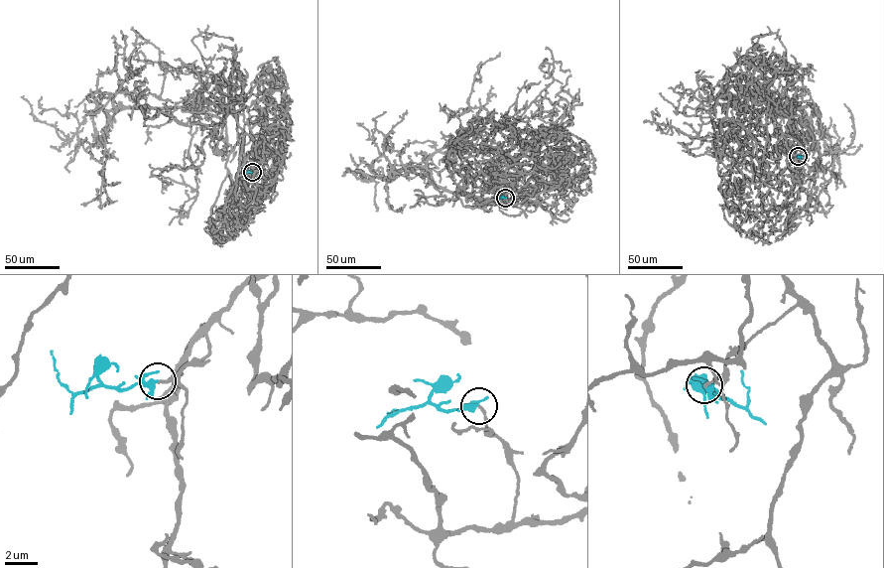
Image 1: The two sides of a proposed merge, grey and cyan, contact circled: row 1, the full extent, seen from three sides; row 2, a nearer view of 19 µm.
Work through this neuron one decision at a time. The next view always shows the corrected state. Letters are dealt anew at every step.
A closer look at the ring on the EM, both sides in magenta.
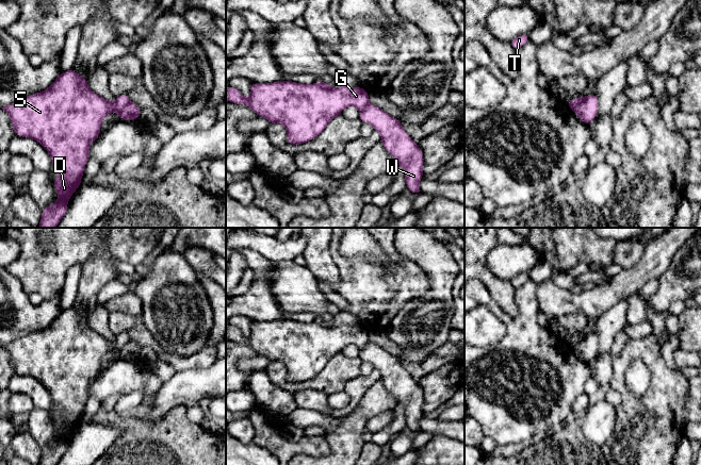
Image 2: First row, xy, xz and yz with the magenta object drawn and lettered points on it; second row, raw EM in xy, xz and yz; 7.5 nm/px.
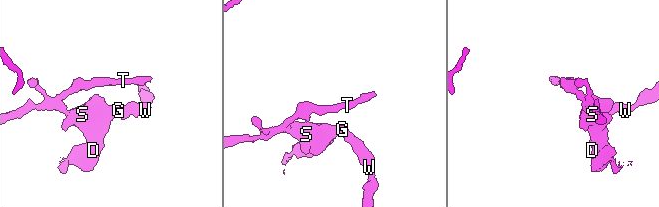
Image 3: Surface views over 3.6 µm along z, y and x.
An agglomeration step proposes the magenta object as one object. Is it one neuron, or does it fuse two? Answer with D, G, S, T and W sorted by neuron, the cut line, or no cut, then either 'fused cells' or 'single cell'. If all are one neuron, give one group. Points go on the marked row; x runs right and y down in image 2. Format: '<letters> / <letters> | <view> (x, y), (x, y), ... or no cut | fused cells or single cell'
D G S T / W | yz (588, 96), (573, 111) | fused cells

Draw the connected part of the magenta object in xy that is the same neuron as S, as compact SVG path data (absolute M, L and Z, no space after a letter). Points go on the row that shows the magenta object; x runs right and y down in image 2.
M74 69L62 72L45 90L1 107L12 122L15 135L31 137L39 143L50 154L58 179L53 182L59 199L42 210L38 228L55 228L67 212L69 198L81 185L85 165L89 159L89 146L101 133L101 122L111 113L120 115L130 102L127 94L116 97L115 101L105 100L93 93L87 79Z

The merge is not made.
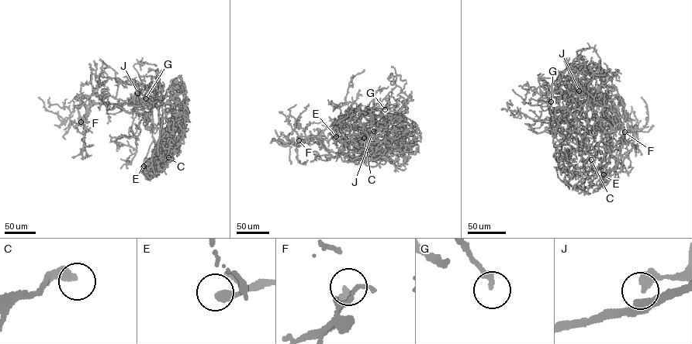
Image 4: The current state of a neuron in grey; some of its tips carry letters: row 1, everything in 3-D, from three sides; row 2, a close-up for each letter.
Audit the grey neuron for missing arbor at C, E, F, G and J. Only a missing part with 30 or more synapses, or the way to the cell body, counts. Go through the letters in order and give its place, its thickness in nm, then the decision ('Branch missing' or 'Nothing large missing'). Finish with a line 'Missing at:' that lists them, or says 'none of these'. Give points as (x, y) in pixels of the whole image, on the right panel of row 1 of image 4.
C: Place: (591, 159). Thickness 300 nm. Nothing large missing
E: Place: (603, 174). Thickness 240 nm. Nothing large missing
F: Place: (624, 132). Thickness 340 nm. Nothing large missing
G: Place: (551, 101). Thickness 260 nm. Nothing large missing
J: Place: (579, 91). Thickness 300 nm. Nothing large missing
Missing at: none of these

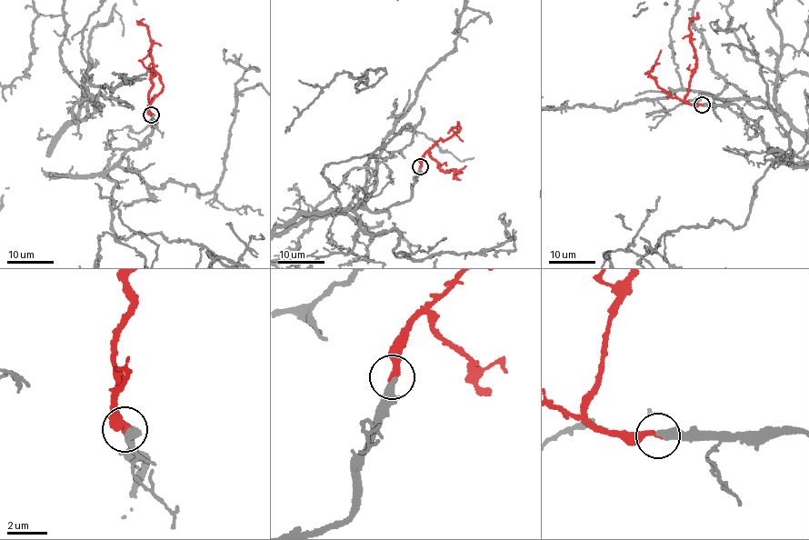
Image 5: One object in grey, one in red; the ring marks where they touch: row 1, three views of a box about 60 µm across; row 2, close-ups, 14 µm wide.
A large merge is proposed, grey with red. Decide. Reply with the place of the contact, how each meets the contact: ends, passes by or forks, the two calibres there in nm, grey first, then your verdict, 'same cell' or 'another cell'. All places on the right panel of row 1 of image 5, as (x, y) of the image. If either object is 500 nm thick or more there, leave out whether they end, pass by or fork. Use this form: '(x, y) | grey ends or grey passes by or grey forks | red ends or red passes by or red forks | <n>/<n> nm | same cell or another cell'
(702, 104) | grey ends | red ends | 440/280 nm | same cell

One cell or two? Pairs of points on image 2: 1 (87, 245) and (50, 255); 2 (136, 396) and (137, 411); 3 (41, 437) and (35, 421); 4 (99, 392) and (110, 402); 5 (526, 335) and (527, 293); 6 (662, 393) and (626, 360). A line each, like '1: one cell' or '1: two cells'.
1: one cell
2: one cell
3: one cell
4: two cells
5: one cell
6: one cell

